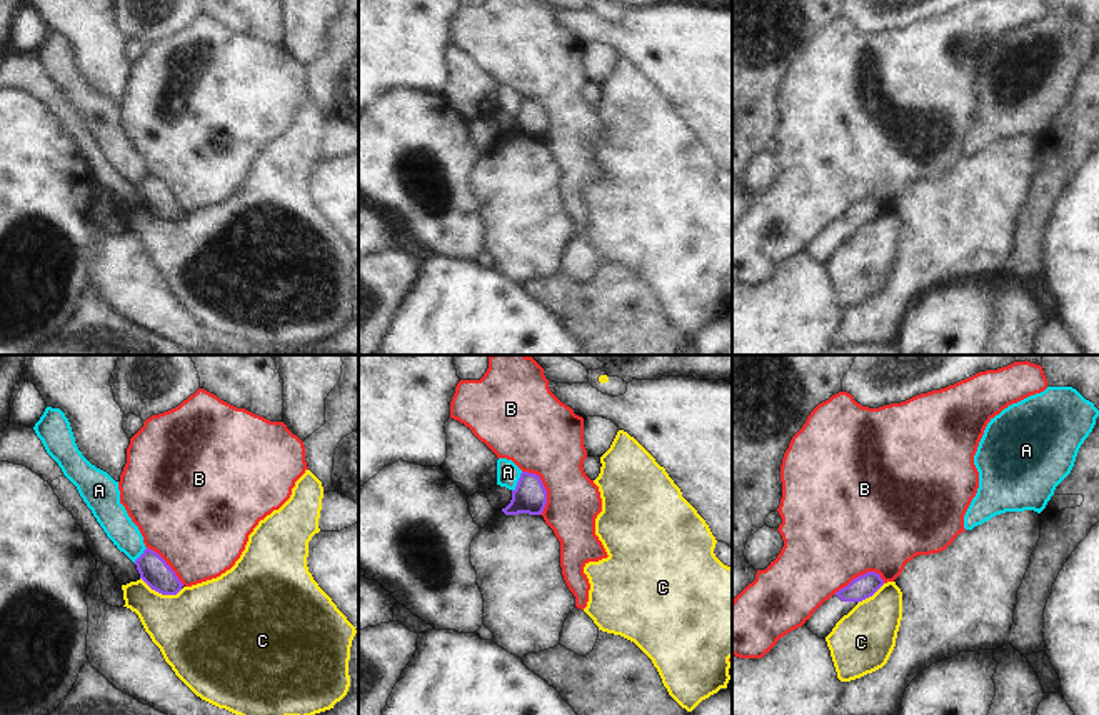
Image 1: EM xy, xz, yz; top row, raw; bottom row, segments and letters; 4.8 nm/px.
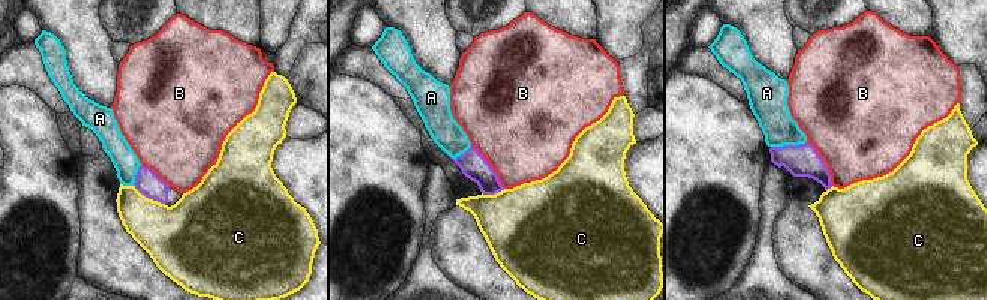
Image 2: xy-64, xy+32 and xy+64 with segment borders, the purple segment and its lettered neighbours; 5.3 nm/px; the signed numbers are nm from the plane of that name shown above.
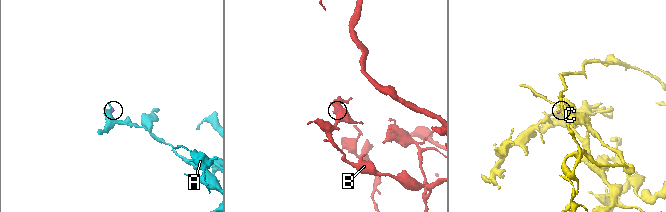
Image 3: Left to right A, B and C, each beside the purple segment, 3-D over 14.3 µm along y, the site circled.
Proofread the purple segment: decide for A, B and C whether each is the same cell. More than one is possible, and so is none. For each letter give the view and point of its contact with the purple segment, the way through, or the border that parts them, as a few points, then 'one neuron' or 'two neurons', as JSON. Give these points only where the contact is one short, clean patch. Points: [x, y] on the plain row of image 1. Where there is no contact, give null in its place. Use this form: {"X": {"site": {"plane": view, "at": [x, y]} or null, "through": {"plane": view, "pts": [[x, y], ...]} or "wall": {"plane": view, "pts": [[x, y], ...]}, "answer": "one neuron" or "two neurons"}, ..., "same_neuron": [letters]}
{"A": {"site": {"plane": "xz", "at": [517, 109]}, "answer": "two neurons"}, "B": {"site": {"plane": "xz", "at": [544, 114]}, "answer": "two neurons"}, "C": {"site": {"plane": "xy", "at": [162, 220]}, "wall": {"plane": "xy", "pts": [[140, 204], [162, 220], [177, 220], [182, 215]]}, "answer": "two neurons"}, "same_neuron": []}

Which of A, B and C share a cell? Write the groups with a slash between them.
A / B / C

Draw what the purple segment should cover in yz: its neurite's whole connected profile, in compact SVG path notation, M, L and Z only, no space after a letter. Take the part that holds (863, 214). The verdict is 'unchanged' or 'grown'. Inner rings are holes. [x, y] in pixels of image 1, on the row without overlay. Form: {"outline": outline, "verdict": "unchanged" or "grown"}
{"outline": "M867 198L854 205L812 240L807 255L826 267L844 242L847 242L859 228L872 223L882 212L884 207L876 198Z", "verdict": "grown"}

